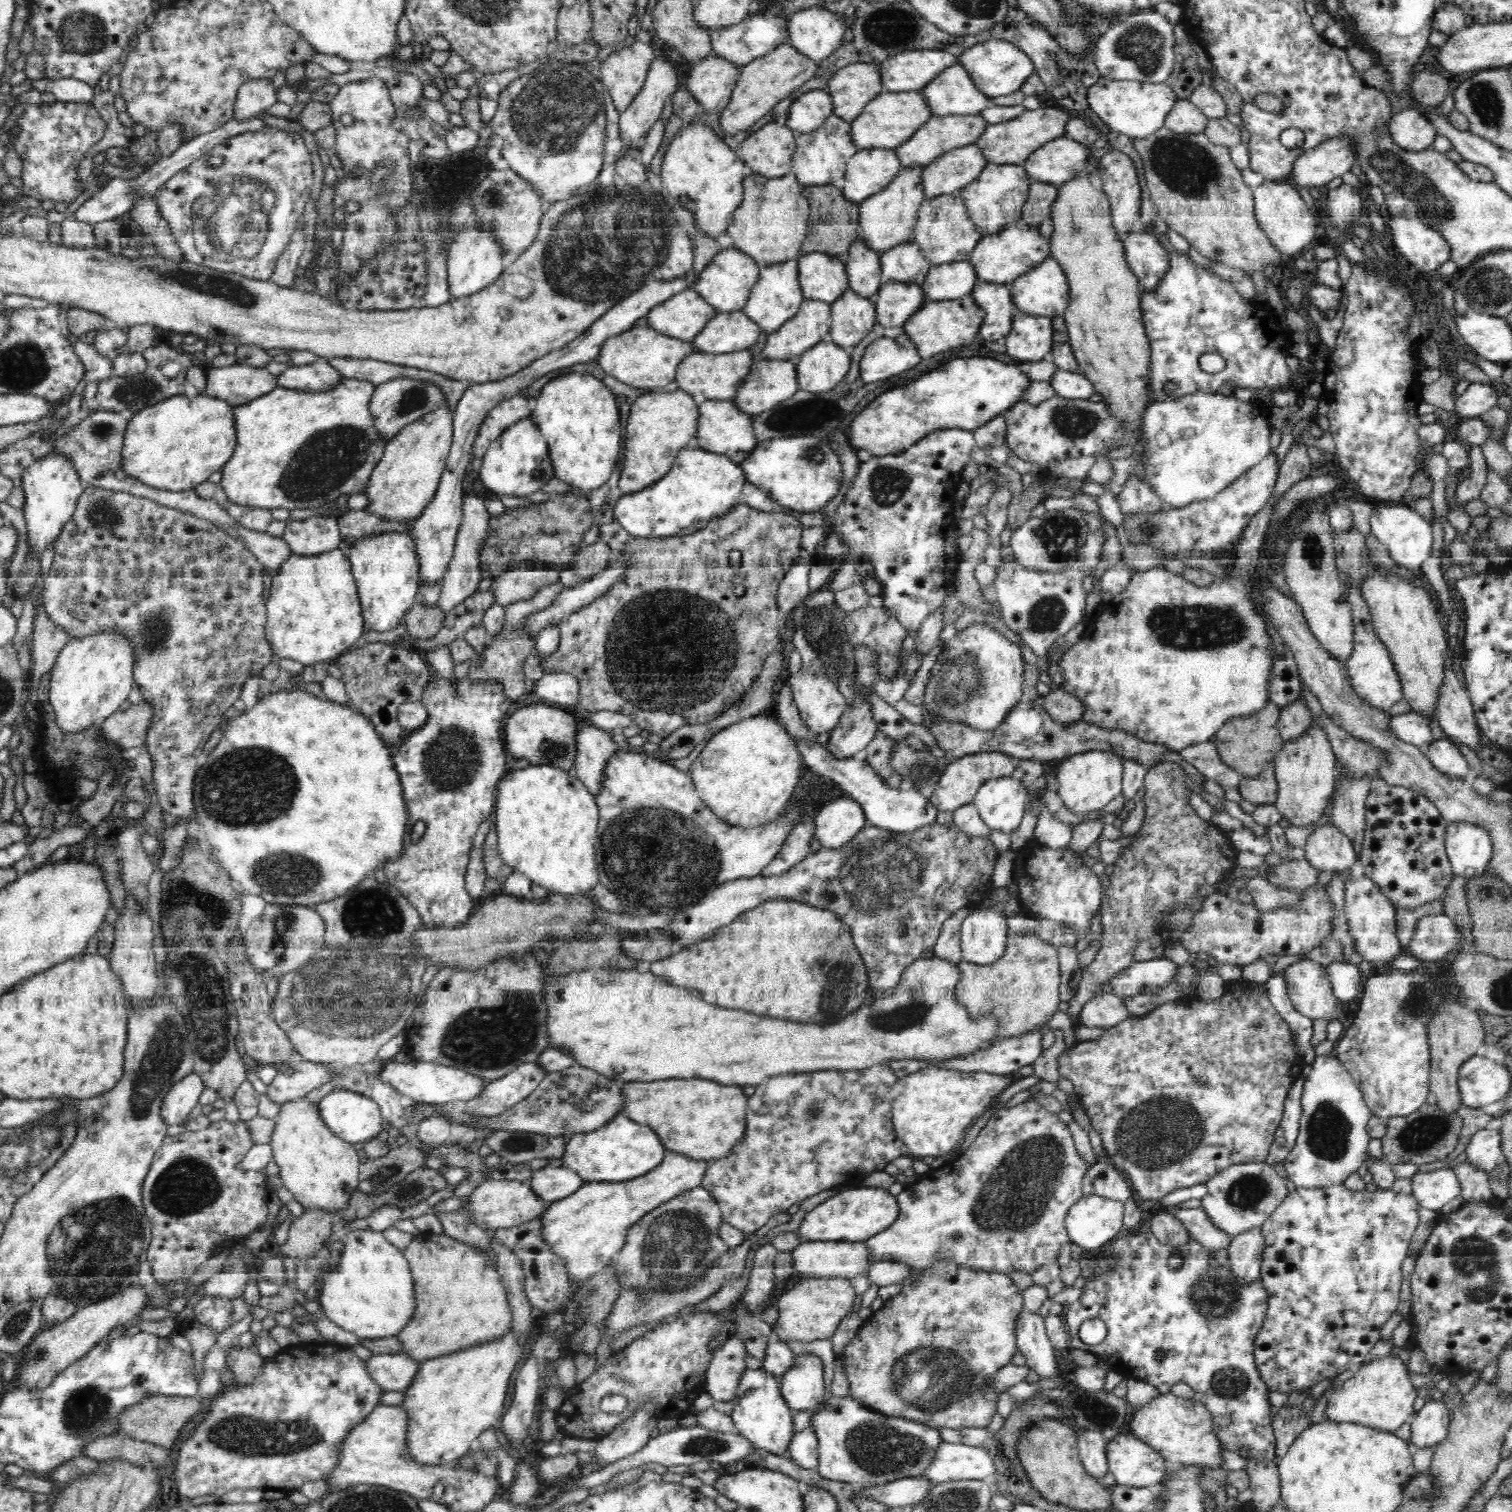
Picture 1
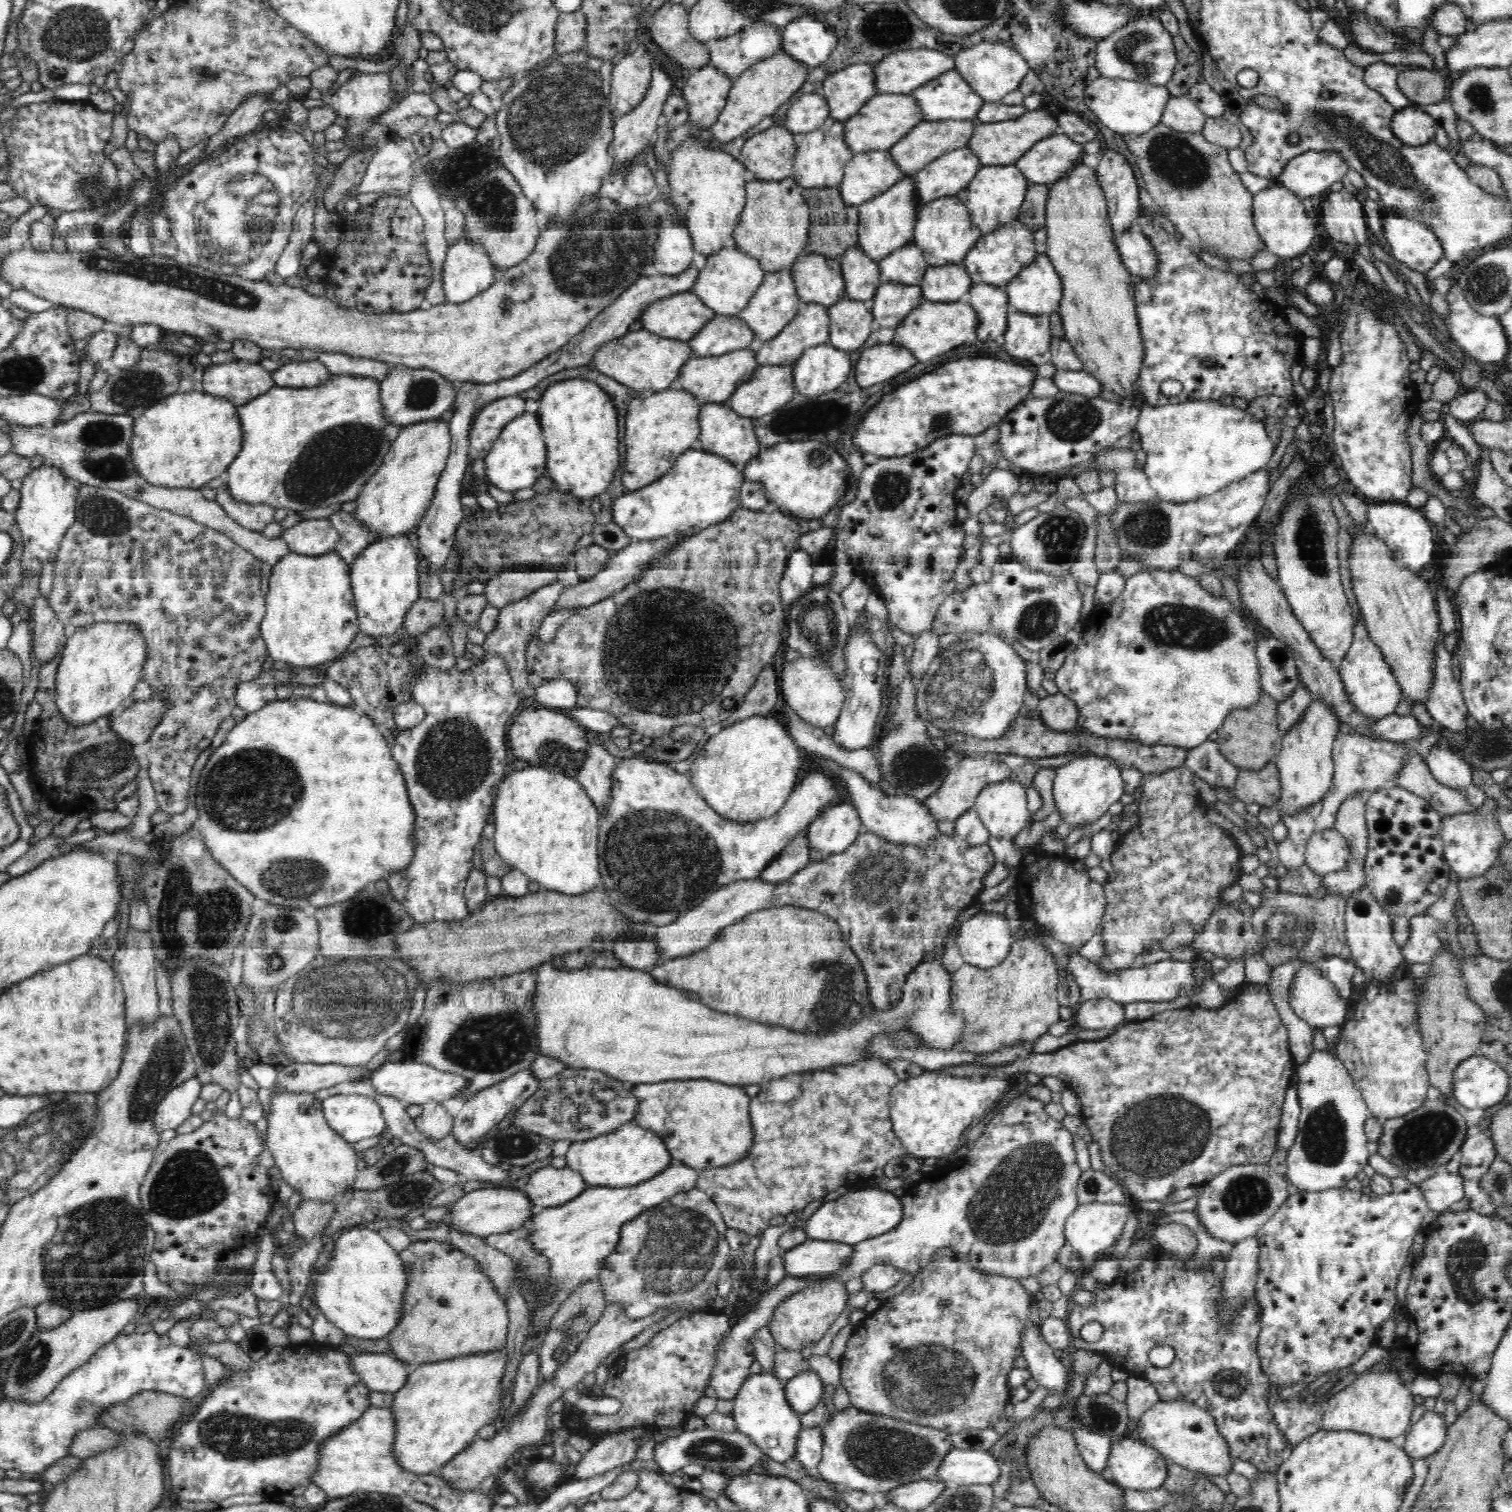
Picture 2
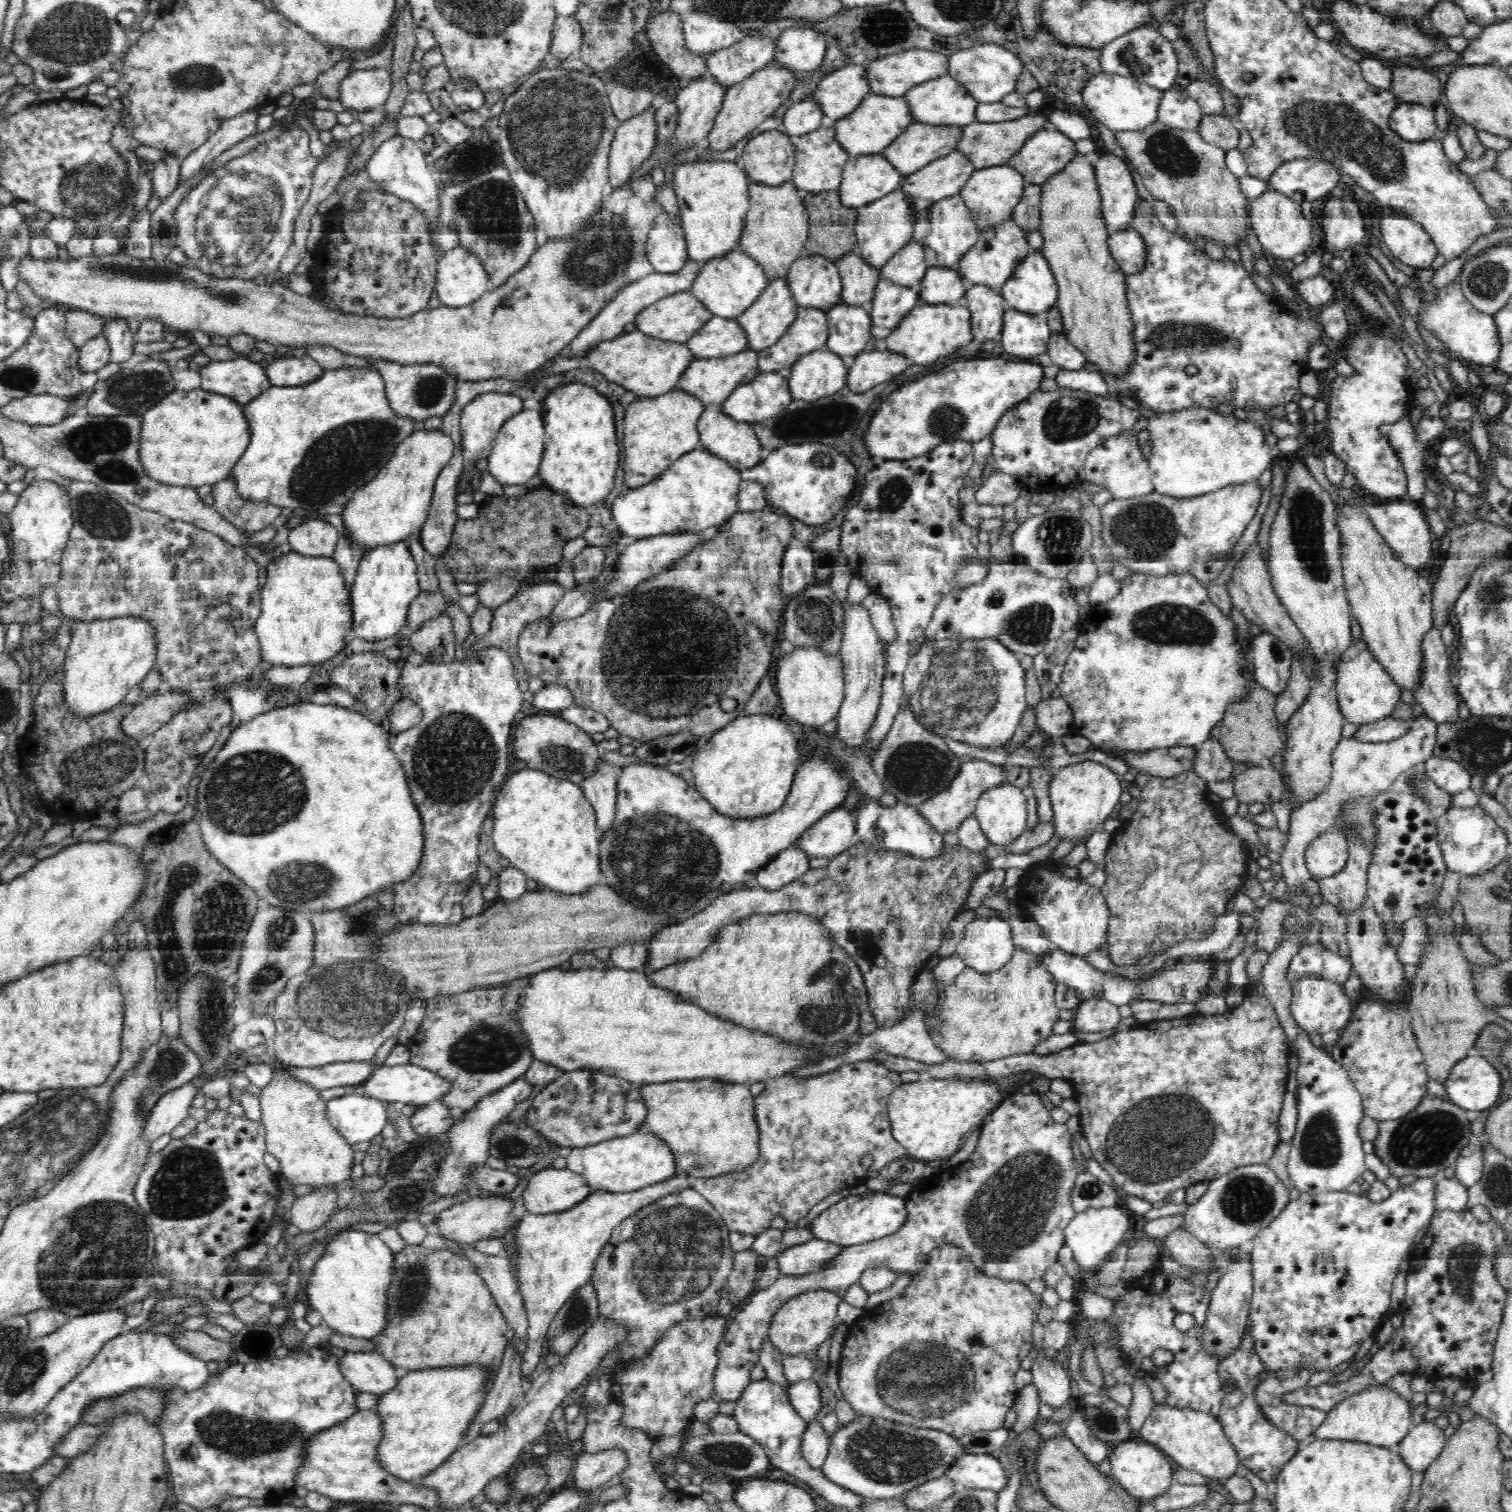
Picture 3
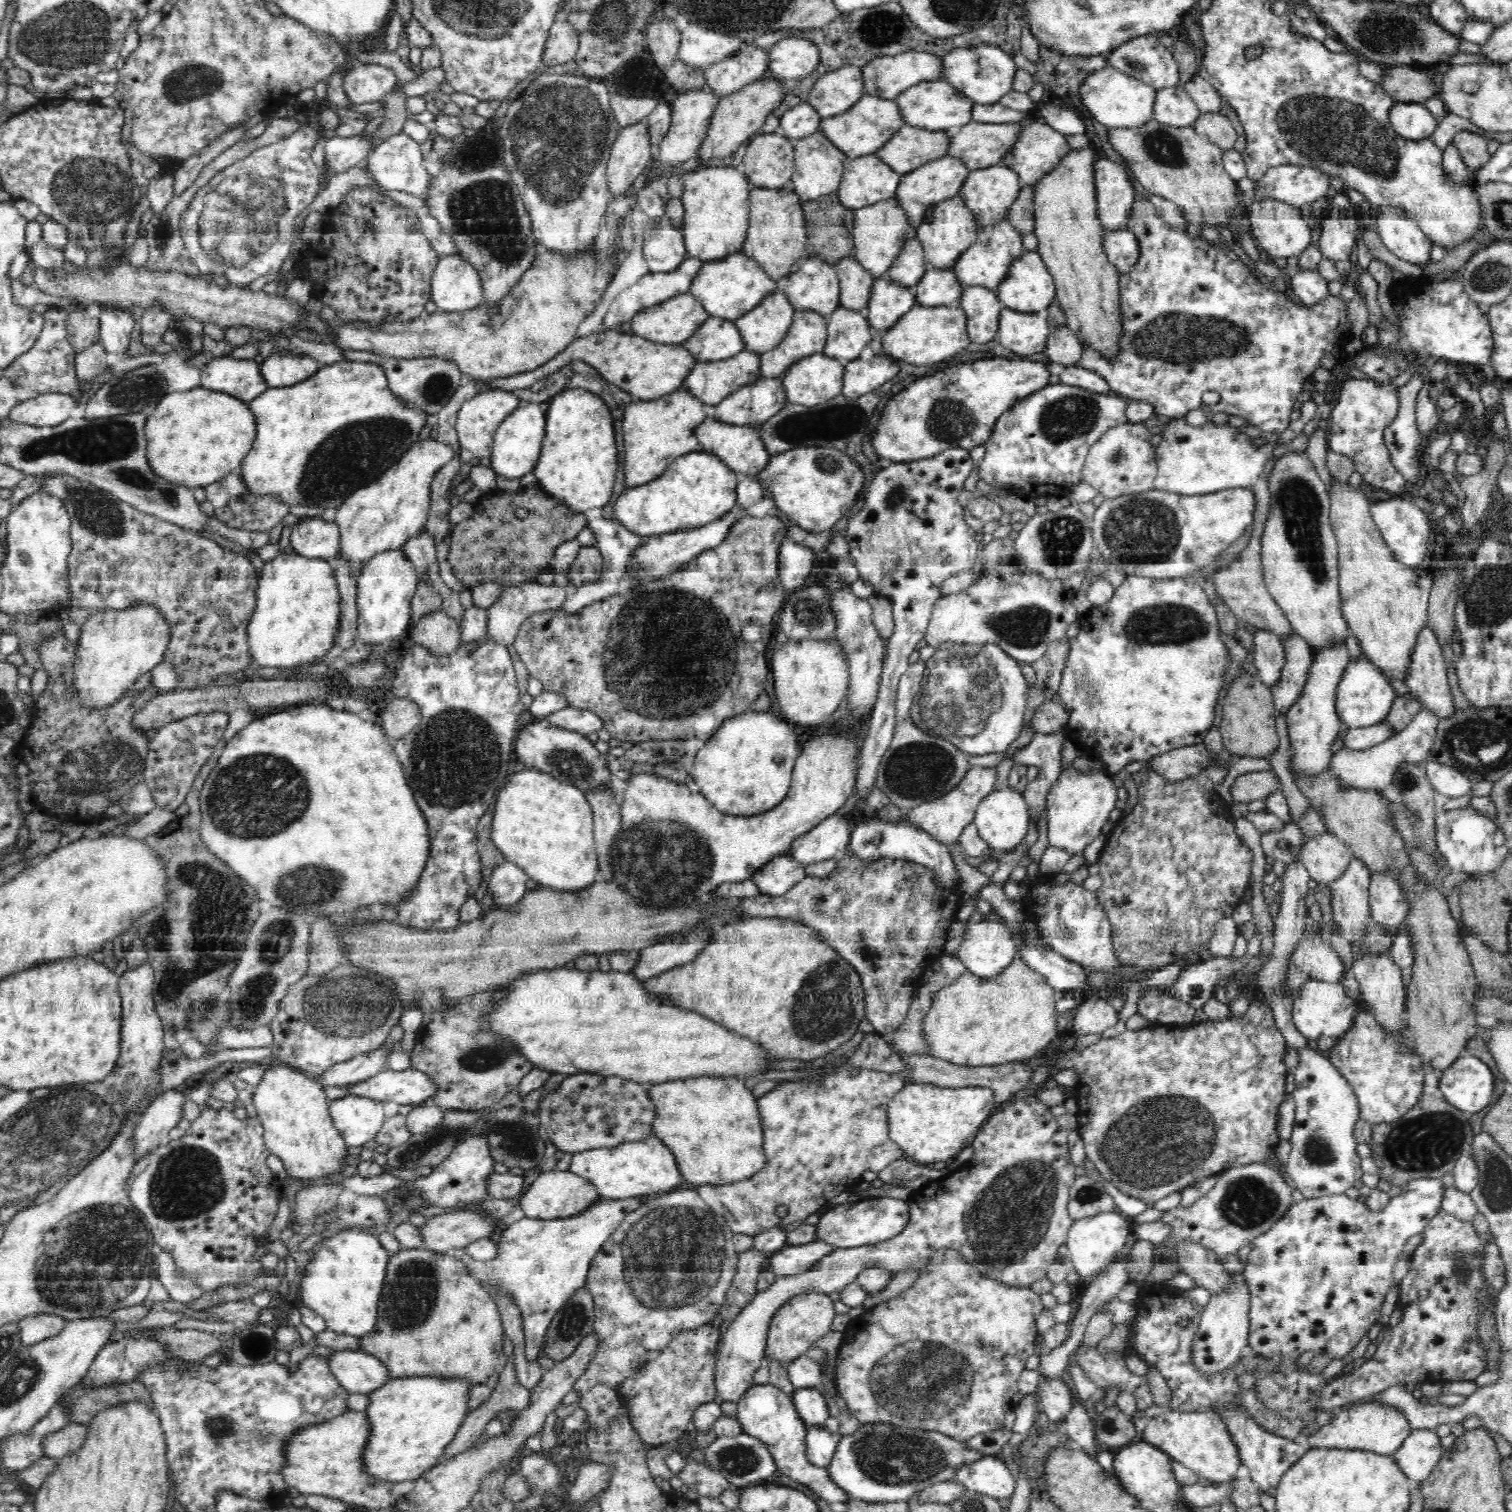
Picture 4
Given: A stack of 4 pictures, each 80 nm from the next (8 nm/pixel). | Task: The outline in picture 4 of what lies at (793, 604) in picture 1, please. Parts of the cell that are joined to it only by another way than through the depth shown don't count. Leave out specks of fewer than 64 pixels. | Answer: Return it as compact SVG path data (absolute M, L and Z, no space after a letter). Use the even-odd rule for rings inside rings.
M784 540L779 550L779 579L789 593L804 588L814 566L812 549Z

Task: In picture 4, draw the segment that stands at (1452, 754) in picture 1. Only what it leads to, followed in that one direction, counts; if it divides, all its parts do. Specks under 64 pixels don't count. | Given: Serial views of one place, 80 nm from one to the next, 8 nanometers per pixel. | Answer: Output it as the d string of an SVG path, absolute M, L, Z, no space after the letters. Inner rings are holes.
M1428 762L1426 763L1425 770L1431 786L1441 795L1455 799L1471 794L1473 784L1470 783L1468 776L1464 775L1464 772L1460 771L1459 768L1450 767L1447 763Z

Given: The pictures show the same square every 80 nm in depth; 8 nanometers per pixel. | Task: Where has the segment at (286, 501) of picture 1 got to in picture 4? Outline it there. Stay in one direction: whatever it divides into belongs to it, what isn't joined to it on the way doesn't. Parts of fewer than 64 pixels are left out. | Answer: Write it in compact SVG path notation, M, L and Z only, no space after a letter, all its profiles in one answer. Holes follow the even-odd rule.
M212 358L201 370L200 386L228 393L247 403L257 426L257 436L237 471L253 496L275 496L284 505L318 506L329 513L355 490L376 482L397 458L417 440L428 415L404 405L388 387L384 369L372 362L336 362L321 365L314 376L292 386L270 388L254 360Z

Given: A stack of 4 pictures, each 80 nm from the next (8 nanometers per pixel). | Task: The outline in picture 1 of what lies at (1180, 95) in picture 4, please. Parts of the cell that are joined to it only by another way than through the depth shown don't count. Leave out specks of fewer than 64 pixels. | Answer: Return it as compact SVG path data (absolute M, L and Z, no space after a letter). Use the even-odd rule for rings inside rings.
M1179 99L1167 114L1165 127L1180 134L1196 134L1203 132L1208 120L1207 116L1189 99Z

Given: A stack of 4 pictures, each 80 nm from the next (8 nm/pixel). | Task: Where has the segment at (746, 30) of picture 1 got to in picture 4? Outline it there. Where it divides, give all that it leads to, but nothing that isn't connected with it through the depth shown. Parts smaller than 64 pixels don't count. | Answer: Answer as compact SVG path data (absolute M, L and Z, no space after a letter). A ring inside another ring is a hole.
M742 46L732 55L718 59L703 70L706 86L721 99L740 91L746 84L760 80L767 70L768 54L754 46Z

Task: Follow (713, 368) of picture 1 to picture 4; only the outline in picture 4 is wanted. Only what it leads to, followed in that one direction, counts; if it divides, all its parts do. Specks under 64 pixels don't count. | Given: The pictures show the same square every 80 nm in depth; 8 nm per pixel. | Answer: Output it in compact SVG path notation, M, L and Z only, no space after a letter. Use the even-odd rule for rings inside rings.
M743 351L731 358L721 359L720 361L697 362L685 376L681 386L683 390L692 393L704 404L717 405L729 394L740 390L740 387L748 386L761 377L759 356L751 351Z

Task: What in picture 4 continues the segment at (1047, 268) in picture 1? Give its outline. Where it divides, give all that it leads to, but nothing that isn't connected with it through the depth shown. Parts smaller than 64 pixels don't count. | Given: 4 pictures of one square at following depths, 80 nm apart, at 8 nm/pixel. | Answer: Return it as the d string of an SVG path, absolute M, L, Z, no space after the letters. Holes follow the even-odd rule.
M1024 251L1007 272L1007 278L1000 283L996 294L1005 308L1021 313L1036 313L1051 306L1055 301L1056 288L1053 277L1038 251Z

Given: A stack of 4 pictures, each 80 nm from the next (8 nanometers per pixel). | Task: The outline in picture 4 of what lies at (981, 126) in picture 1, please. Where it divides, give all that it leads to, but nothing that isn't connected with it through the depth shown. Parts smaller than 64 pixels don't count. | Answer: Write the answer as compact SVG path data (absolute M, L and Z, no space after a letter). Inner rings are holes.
M902 125L887 144L875 152L888 166L905 175L927 162L948 154L951 131L924 130L923 127Z

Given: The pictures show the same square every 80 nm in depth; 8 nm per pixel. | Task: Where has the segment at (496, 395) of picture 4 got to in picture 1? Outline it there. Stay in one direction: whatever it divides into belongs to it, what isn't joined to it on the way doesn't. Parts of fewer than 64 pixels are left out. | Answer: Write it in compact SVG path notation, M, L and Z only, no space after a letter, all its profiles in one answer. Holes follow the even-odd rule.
M518 394L508 400L500 402L488 412L485 422L482 422L480 431L476 435L473 444L473 456L483 458L488 447L495 441L504 430L515 425L516 422L531 418L531 412L527 407L528 398Z

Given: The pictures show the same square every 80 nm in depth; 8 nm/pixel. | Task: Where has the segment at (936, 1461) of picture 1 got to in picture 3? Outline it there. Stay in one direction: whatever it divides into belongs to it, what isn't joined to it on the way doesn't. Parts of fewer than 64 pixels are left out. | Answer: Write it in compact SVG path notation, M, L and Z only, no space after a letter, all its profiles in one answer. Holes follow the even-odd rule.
M964 1454L953 1459L945 1476L954 1481L955 1490L979 1488L999 1493L1008 1486L1008 1476L997 1454Z

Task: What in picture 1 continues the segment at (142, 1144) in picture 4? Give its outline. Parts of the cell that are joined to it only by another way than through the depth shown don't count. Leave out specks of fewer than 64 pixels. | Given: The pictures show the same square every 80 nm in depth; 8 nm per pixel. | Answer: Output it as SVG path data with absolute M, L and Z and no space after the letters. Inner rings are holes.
M194 1072L176 1082L162 1103L160 1114L163 1121L168 1125L184 1124L186 1116L198 1104L204 1089L203 1079Z

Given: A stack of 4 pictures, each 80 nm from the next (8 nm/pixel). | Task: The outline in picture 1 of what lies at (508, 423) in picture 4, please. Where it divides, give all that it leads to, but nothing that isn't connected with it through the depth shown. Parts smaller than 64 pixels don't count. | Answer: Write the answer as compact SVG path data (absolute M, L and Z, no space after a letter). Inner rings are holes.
M526 419L504 430L484 454L479 475L480 478L484 476L484 486L496 494L528 496L540 490L548 480L555 477L555 473L546 439L538 426L531 419Z

